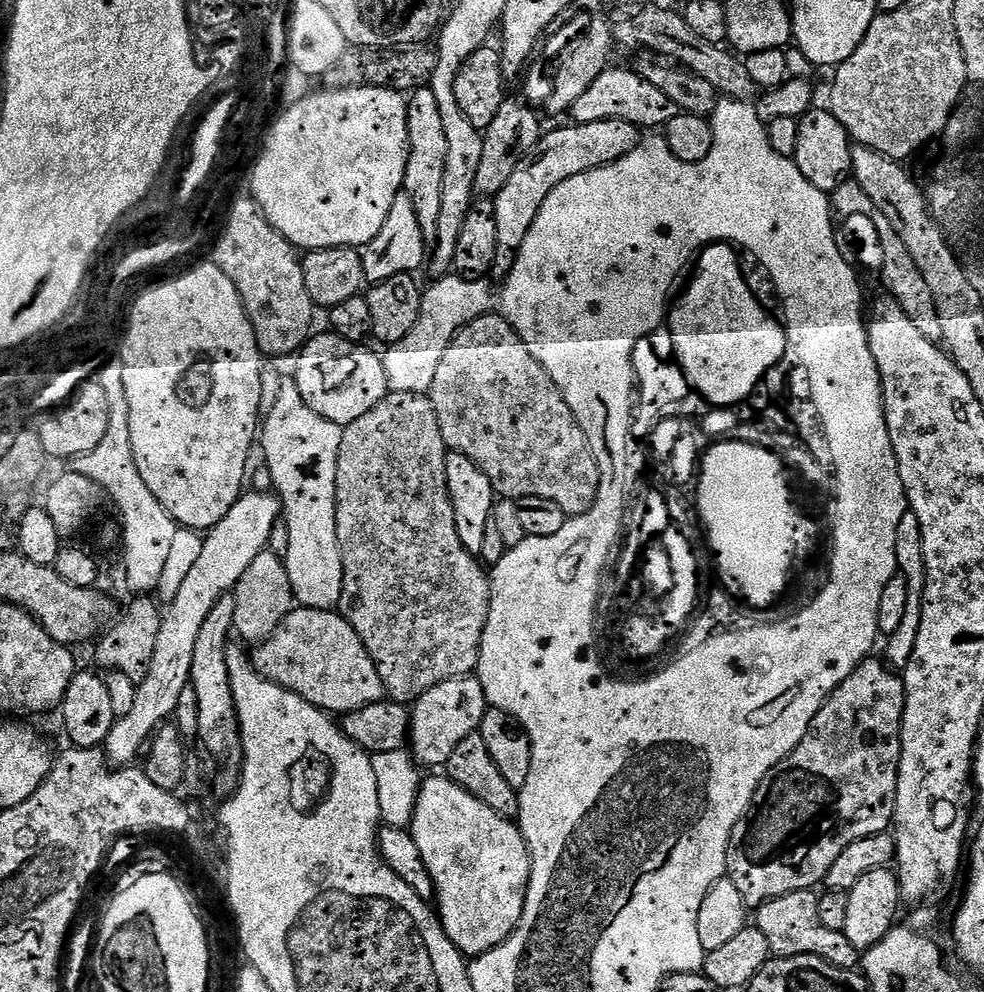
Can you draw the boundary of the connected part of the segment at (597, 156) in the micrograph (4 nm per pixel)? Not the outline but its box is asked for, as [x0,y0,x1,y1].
[491,120,642,278]

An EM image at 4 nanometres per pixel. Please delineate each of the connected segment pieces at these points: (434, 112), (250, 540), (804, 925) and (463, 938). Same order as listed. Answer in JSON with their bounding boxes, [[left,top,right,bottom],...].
[[403,86,446,237],[106,490,282,766],[754,890,862,969],[410,774,532,958]]

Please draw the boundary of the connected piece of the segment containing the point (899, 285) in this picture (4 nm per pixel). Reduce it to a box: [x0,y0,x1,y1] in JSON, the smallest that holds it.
[830,178,942,343]

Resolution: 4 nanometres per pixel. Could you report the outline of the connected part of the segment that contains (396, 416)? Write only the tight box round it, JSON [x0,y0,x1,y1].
[336,391,492,702]

